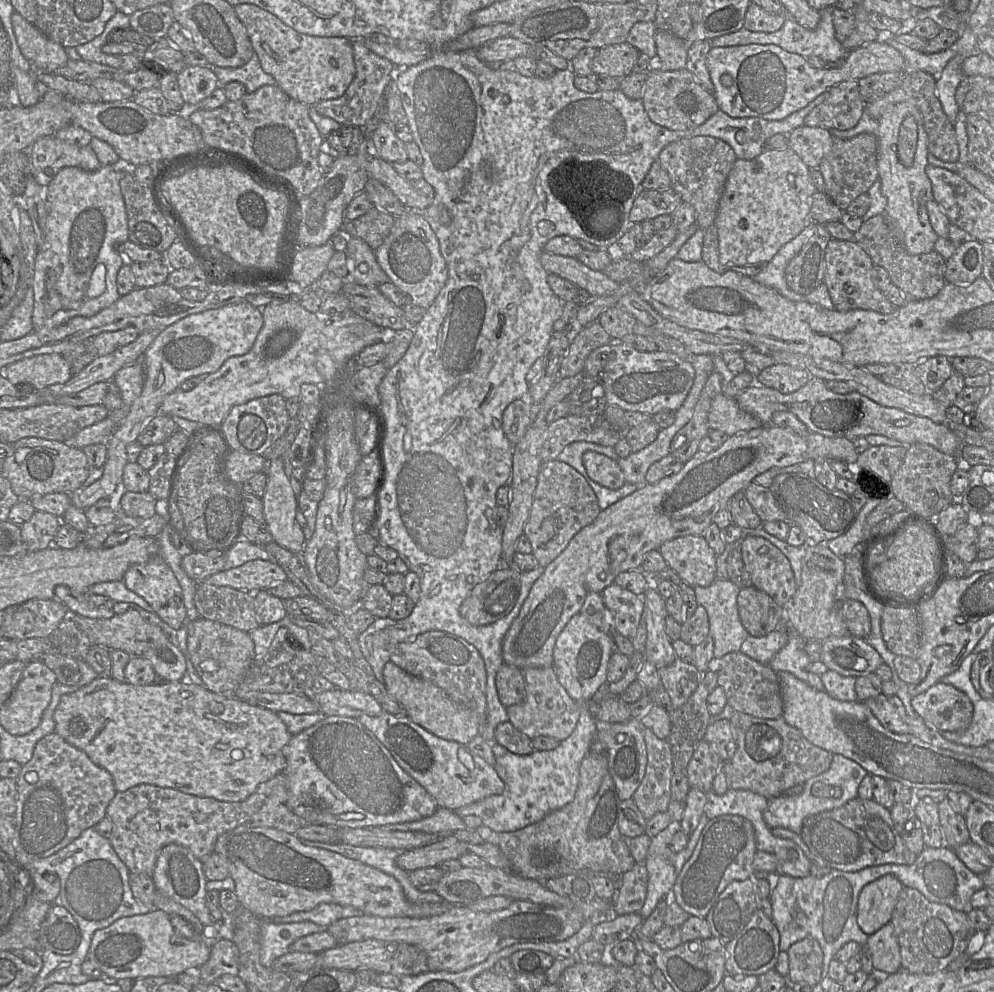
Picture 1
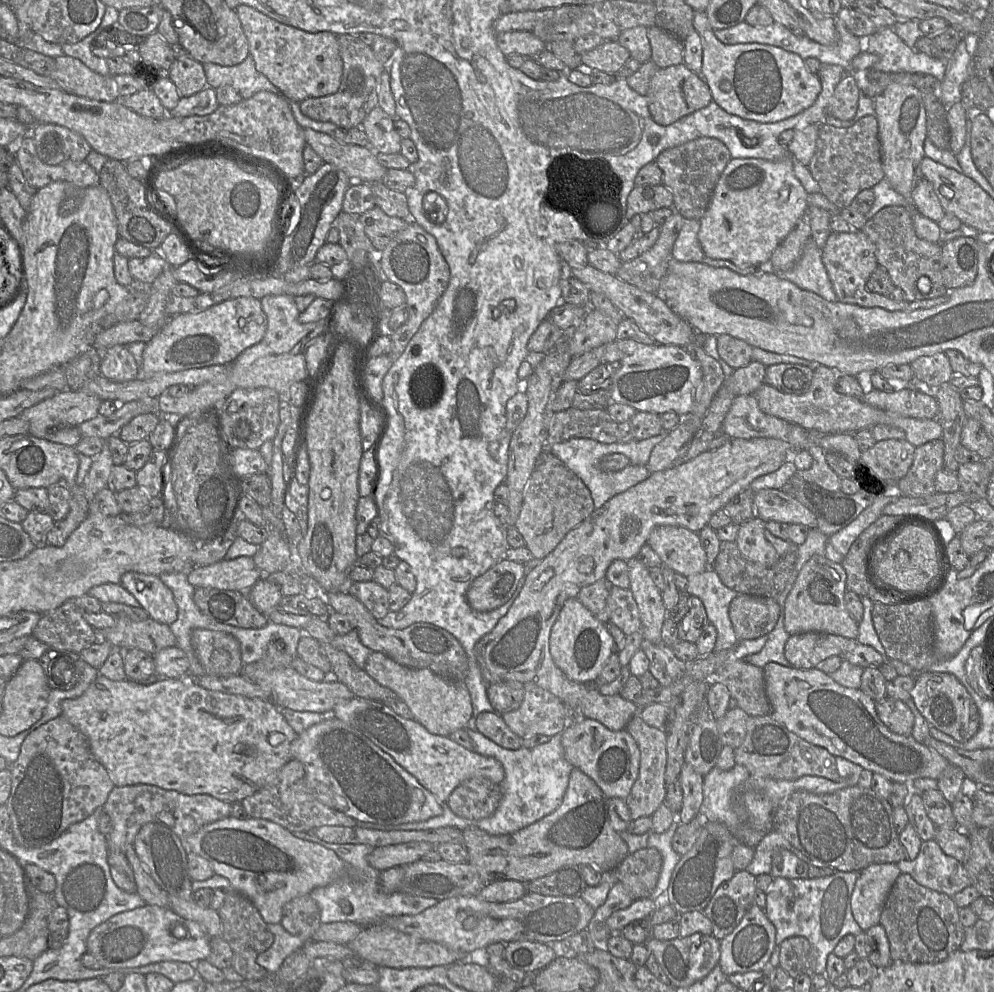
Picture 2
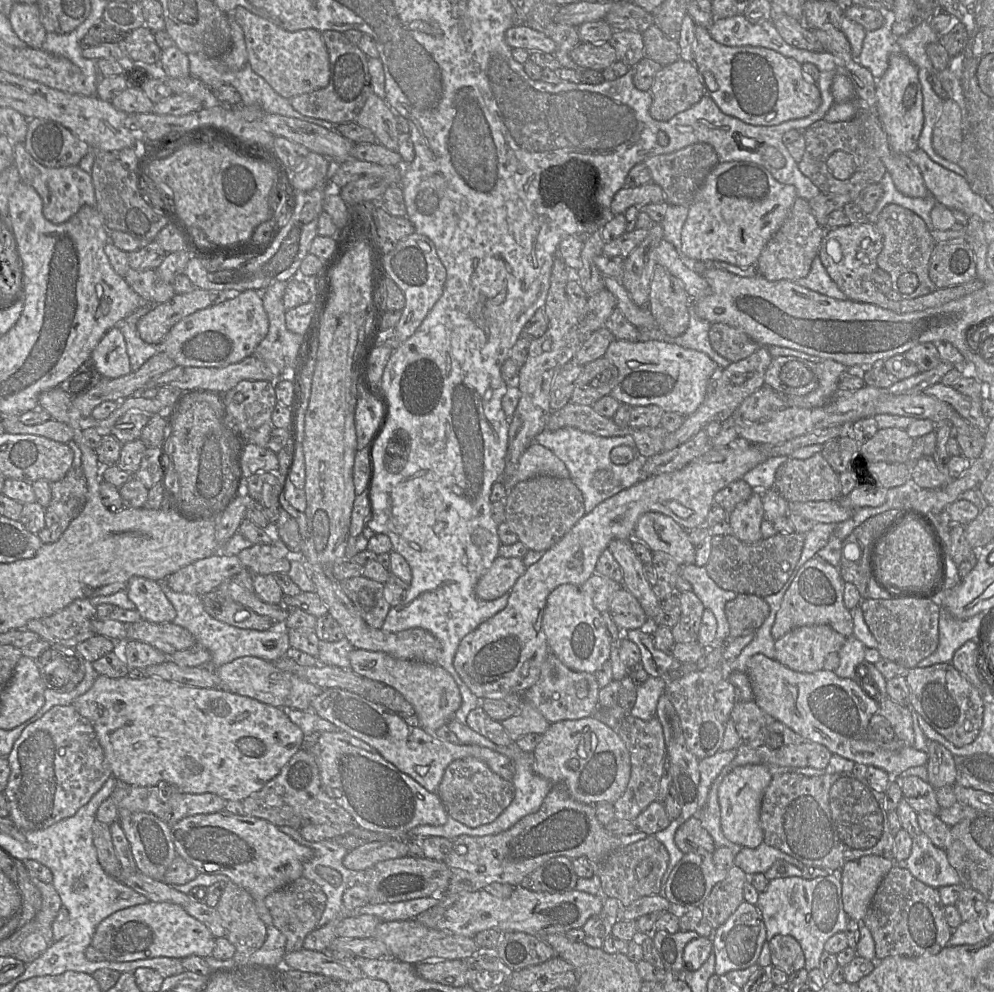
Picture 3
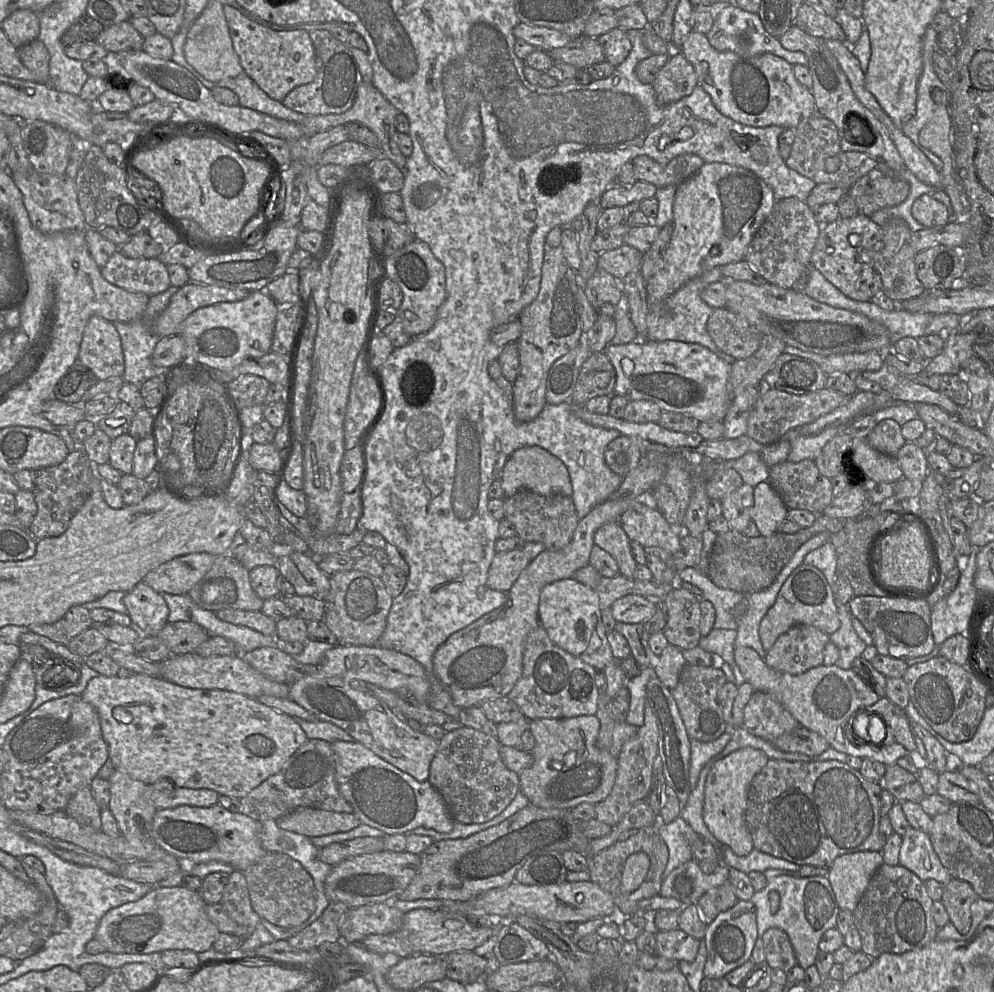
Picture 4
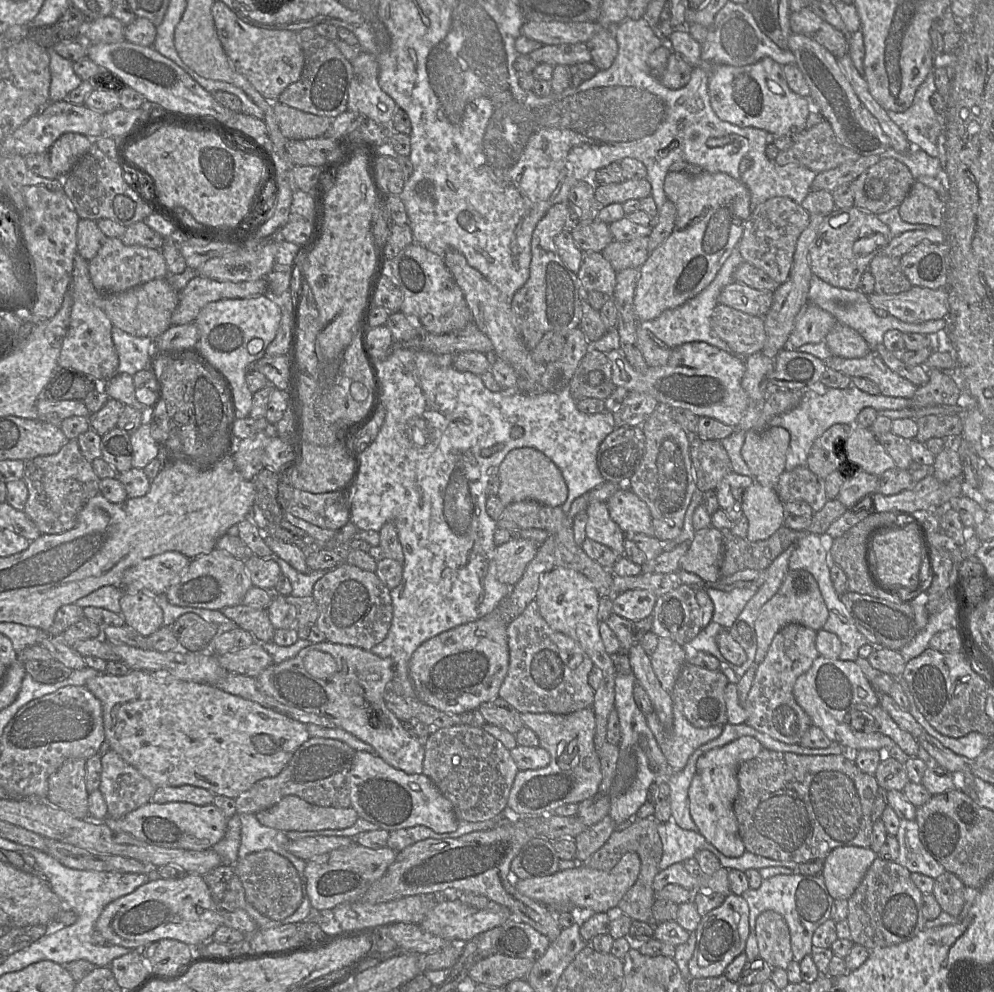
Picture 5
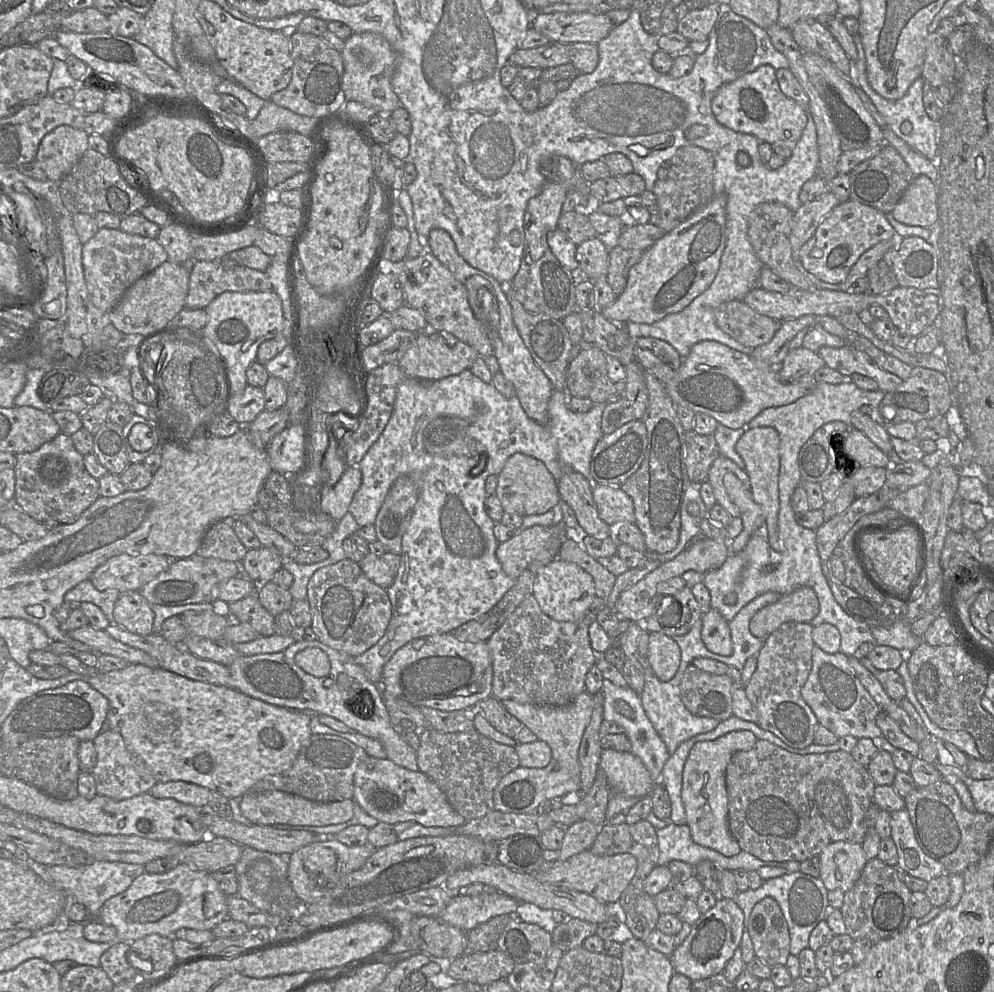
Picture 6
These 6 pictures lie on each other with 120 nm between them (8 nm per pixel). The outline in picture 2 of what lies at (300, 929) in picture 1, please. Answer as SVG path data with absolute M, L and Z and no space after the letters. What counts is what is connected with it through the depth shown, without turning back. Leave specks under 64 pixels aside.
M281 923L268 924L268 928L274 936L274 941L266 951L257 956L256 962L270 974L275 974L290 954L303 949L304 941L290 934Z

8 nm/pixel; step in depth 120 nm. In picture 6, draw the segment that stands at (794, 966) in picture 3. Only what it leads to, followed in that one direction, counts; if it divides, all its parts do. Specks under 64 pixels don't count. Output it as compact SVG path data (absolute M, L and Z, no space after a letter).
M765 897L753 907L746 926L755 956L770 967L785 966L790 955L787 922L775 899Z

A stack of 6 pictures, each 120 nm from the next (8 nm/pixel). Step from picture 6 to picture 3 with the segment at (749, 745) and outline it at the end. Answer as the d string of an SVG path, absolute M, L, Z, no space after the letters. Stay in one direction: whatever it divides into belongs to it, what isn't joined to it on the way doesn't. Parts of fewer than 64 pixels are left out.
M750 764L733 768L718 787L720 825L724 836L745 848L756 848L763 842L760 825L760 808L764 792L771 781L767 764Z

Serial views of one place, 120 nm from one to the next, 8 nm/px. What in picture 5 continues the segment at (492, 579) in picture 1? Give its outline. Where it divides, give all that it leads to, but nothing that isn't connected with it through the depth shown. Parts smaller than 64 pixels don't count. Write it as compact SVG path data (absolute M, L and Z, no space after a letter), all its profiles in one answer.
M523 538L510 540L496 547L496 577L499 582L513 587L535 557L540 545Z

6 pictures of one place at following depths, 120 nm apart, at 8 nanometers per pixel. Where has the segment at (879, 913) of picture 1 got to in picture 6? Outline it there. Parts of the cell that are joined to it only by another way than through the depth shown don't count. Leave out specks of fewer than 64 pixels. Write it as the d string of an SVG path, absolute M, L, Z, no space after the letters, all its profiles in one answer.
M836 841L828 844L819 854L819 878L825 888L850 890L859 879L867 863L860 843Z

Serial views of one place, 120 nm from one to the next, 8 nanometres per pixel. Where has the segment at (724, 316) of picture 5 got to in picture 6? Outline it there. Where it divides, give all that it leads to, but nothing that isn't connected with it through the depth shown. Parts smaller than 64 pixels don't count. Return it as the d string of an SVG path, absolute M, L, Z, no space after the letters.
M738 300L726 301L715 310L717 326L737 342L753 349L768 343L778 322Z

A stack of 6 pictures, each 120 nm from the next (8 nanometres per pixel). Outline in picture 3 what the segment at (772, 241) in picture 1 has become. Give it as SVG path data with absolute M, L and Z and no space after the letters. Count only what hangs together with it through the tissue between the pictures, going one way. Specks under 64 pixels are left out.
M745 161L719 162L707 175L704 182L695 193L693 200L688 205L687 218L681 230L680 256L696 261L722 261L735 266L749 266L752 264L756 264L764 246L780 228L796 199L796 188L792 185L786 185L778 182L771 175L770 171L763 165Z

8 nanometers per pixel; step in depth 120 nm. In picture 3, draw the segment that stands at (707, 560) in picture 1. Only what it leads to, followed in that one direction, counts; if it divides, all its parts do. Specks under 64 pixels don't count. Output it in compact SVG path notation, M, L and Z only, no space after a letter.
M647 512L636 523L633 540L638 540L654 551L665 552L680 565L695 563L695 549L689 531L673 518L659 512Z

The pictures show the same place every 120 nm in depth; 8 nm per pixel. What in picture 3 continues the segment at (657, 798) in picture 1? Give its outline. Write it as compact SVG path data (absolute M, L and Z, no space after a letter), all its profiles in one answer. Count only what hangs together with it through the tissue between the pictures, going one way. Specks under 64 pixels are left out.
M629 713L622 718L617 733L629 751L631 774L625 792L613 803L615 820L634 821L649 804L657 800L659 782L666 764L664 736L656 716L650 720L641 720Z

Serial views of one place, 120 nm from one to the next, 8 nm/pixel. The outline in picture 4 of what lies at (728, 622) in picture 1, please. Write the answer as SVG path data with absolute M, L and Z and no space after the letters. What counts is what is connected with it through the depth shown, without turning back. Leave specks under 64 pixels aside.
M686 567L677 573L677 581L696 585L702 592L701 597L710 601L715 609L714 628L737 629L737 620L733 616L734 606L745 596L741 592L720 588L712 582L706 573L696 567Z

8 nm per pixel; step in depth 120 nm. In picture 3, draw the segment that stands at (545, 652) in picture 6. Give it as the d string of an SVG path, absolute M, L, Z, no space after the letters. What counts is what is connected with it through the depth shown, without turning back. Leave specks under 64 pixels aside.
M549 653L542 664L538 681L522 693L528 701L550 723L591 717L598 707L600 691L594 673L576 672L566 667L553 653Z

